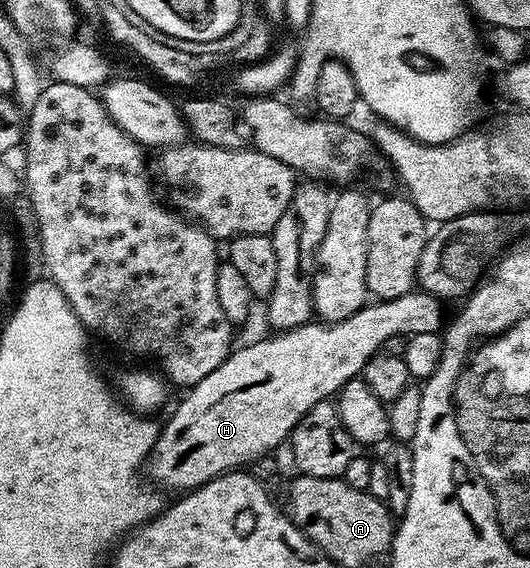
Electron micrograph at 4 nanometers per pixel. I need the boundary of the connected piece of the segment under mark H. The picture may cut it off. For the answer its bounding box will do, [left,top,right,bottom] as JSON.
[147,290,446,494]

